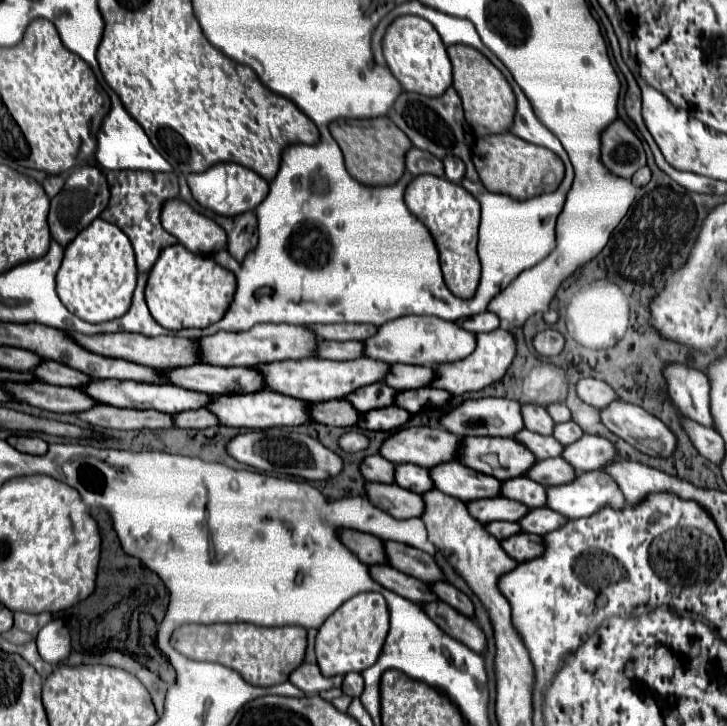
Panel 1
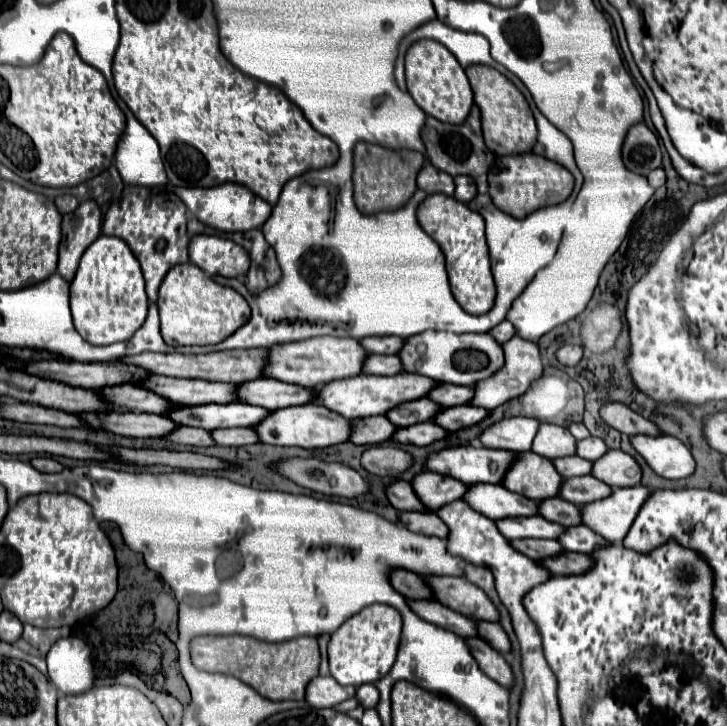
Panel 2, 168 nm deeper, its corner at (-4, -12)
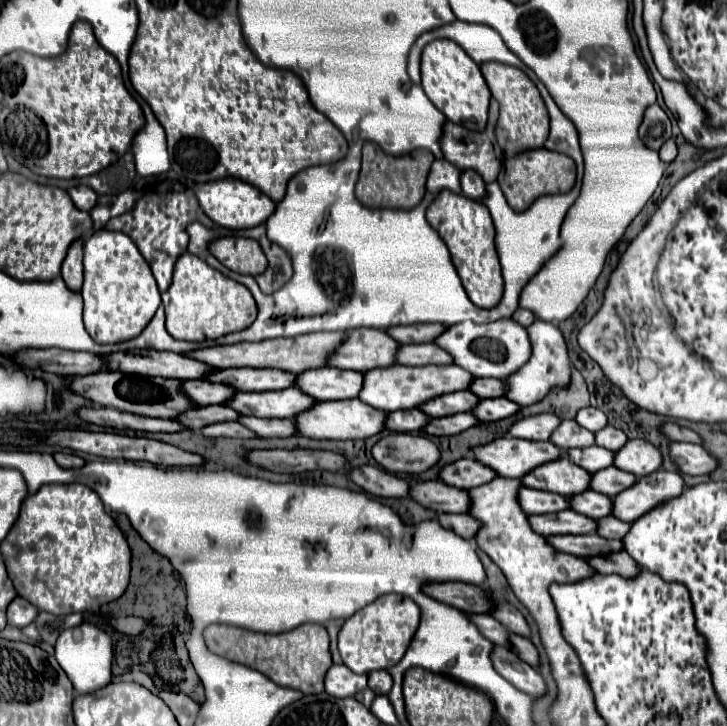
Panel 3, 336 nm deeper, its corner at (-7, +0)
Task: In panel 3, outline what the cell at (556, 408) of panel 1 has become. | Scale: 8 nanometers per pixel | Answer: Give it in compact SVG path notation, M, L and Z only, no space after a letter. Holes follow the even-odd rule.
M592 406L580 410L578 416L576 416L576 422L578 422L582 428L590 430L590 432L598 432L600 428L604 428L604 426L608 424L606 414L600 412L598 408L592 408Z

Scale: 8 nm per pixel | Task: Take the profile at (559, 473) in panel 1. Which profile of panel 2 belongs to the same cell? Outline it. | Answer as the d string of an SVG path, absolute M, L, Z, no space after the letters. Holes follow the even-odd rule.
M581 476L581 478L567 478L561 486L561 498L573 504L589 504L595 500L603 500L613 492L611 486L597 480L595 476Z

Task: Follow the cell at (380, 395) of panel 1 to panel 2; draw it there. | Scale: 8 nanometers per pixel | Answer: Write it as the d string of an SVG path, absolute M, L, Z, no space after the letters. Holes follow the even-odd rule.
M425 398L425 400L413 400L411 404L399 404L397 408L387 412L387 418L397 426L397 428L405 428L405 426L413 426L413 424L421 424L421 422L429 422L433 420L443 406L439 406L437 402Z

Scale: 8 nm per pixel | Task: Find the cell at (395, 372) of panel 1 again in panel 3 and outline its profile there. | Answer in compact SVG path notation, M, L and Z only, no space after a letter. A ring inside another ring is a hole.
M476 378L472 380L470 388L478 398L496 398L504 394L504 382L502 380L484 380L484 378Z

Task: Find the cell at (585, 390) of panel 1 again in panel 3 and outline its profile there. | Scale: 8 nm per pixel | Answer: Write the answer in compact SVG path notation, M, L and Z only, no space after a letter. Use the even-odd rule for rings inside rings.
M662 422L660 424L660 432L664 432L664 436L668 436L670 440L684 440L684 442L702 444L702 440L700 440L700 436L696 432L692 432L690 428L678 426L676 422Z

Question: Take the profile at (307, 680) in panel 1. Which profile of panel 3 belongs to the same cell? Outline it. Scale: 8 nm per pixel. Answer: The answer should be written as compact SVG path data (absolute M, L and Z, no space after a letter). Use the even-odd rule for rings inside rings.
M332 666L328 672L326 672L326 678L324 678L324 688L330 696L336 696L336 698L348 698L348 696L354 696L362 690L366 690L366 674L354 674L354 672L348 672L346 666Z

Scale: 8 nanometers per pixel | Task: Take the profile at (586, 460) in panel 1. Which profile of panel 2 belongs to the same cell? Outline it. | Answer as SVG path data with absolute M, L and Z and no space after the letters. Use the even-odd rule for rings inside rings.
M609 450L603 460L593 462L593 476L609 484L611 488L637 486L641 482L641 466L633 456L621 450Z

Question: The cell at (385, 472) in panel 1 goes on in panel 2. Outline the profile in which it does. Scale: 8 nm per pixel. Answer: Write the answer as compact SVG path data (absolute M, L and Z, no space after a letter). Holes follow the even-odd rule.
M395 480L387 488L387 498L399 512L407 512L407 510L411 510L411 512L429 512L429 508L415 494L413 486L405 480Z

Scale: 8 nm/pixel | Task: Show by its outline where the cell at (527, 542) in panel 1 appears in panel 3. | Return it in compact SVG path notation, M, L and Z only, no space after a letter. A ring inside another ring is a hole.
M608 552L608 556L592 556L584 558L588 566L592 566L600 574L620 574L626 578L632 578L638 570L636 562L628 556L628 552Z

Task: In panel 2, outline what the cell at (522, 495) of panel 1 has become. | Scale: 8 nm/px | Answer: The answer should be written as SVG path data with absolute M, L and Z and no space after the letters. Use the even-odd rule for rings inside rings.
M561 498L543 500L541 502L541 516L551 522L557 522L565 528L581 524L581 508L577 504L561 500Z

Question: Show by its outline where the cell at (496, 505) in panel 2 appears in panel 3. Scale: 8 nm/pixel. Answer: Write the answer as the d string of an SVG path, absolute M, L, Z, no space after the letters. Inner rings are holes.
M522 486L518 492L518 504L526 514L550 514L570 508L566 496L554 492L542 492L526 486Z

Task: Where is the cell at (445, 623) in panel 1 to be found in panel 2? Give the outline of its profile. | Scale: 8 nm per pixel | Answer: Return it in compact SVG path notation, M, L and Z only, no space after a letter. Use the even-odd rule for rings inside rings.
M469 638L467 640L477 664L481 666L481 670L495 680L497 684L501 684L503 688L511 688L515 684L515 676L511 672L511 666L505 662L505 658L493 650L485 640L481 638Z

